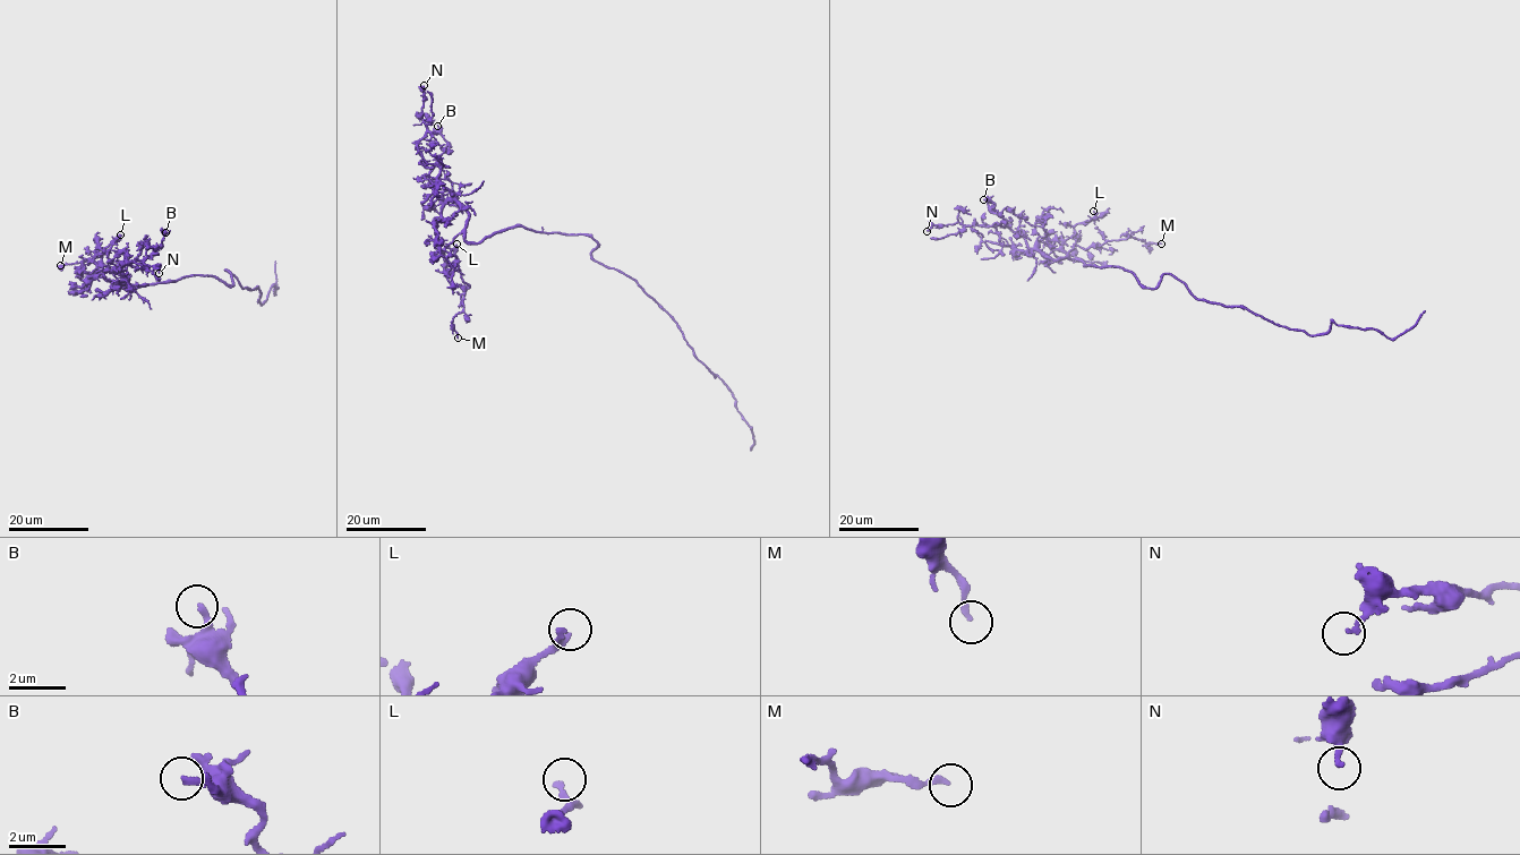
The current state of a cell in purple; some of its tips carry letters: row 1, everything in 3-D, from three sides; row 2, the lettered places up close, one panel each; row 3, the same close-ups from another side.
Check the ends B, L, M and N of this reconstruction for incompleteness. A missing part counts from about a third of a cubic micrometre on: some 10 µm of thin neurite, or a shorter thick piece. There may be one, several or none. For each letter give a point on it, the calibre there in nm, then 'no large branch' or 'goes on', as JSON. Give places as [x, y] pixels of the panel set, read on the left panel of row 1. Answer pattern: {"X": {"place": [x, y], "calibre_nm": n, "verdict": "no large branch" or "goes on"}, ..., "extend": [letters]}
{"B": {"place": [165, 232], "calibre_nm": 280, "verdict": "no large branch"}, "L": {"place": [120, 234], "calibre_nm": 140, "verdict": "no large branch"}, "M": {"place": [60, 265], "calibre_nm": 220, "verdict": "no large branch"}, "N": {"place": [159, 273], "calibre_nm": 190, "verdict": "no large branch"}, "extend": []}

